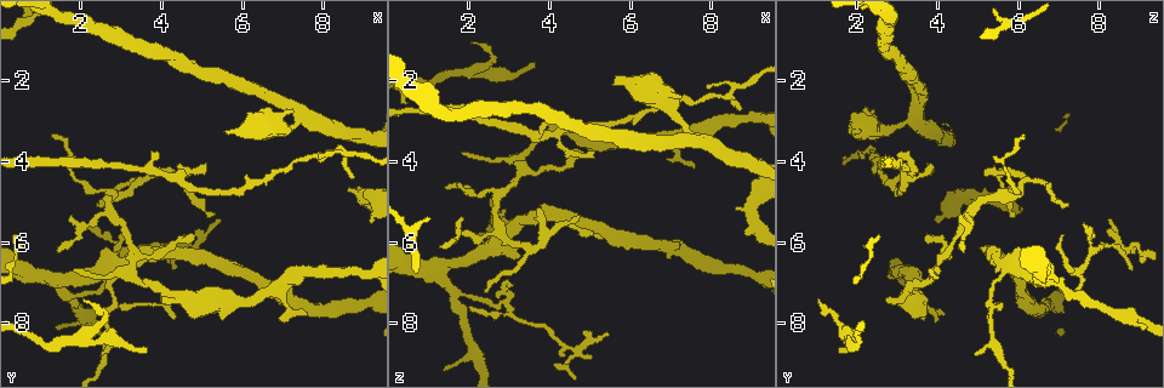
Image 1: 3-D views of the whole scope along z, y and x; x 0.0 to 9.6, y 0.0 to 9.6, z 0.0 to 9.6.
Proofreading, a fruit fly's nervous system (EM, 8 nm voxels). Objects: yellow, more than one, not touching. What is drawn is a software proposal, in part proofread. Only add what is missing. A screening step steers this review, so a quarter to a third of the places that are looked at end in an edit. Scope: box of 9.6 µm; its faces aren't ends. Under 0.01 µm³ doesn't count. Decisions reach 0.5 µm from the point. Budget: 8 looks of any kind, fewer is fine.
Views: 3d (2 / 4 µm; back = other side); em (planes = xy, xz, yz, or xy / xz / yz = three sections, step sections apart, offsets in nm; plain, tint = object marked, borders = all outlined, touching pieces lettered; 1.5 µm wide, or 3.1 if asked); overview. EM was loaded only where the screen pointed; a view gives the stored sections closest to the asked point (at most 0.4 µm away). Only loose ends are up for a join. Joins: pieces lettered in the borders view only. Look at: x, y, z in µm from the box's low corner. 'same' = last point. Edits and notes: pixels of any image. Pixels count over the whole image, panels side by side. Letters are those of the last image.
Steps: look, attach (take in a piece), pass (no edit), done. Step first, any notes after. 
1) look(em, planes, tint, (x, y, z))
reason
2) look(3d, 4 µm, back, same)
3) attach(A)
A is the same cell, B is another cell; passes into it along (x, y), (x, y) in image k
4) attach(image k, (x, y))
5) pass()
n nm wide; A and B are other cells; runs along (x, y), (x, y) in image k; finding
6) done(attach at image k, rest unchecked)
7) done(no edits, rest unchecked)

look(3d, 2 µm, (1.70, 5.30, 4.50))
branch stops here

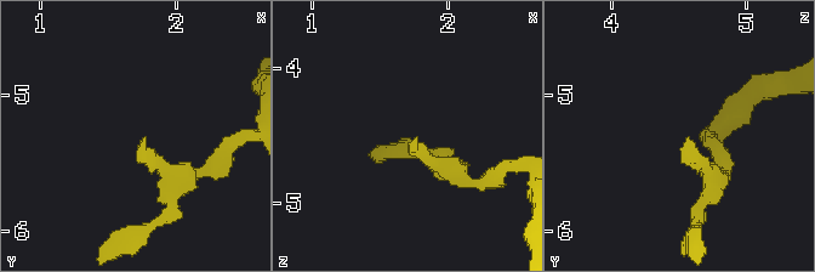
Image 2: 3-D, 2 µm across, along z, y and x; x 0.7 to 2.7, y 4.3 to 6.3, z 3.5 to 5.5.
look(em, planes, borders, (1.76, 5.34, 4.54))

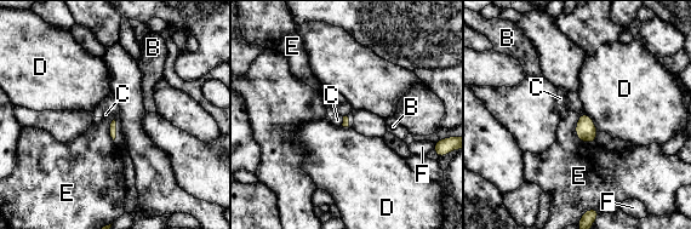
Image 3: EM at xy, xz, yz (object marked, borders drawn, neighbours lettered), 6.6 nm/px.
pass()
B, C, D, E and F are other cells; border along (578, 115), (576, 136), (593, 143) in image 3; no lettered piece goes on from it

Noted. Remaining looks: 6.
look(3d, 4 µm, (5.30, 5.35, 5.90))
thin end

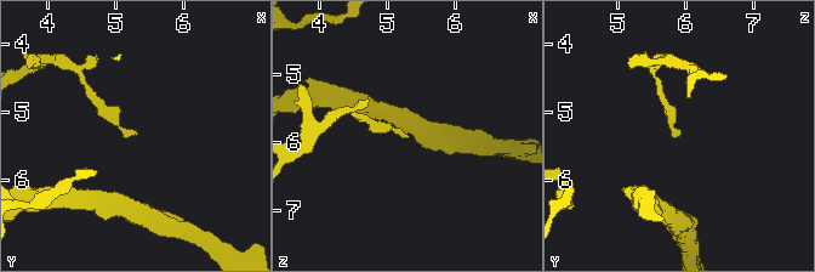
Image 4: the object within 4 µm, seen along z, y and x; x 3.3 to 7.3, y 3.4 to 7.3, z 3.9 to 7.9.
look(em, planes, borders, (5.30, 5.30, 5.90))
shape alone is not enough

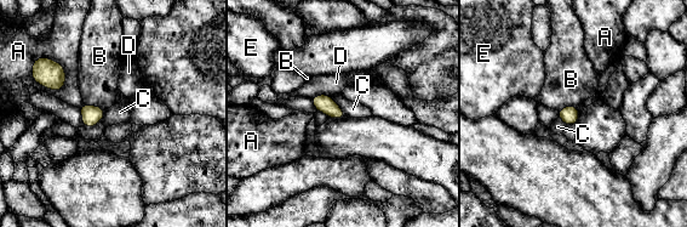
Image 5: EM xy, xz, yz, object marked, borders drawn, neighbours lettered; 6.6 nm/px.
pass()
A, B, C, D and E are other cells; no lettered piece goes on from it

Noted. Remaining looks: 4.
look(3d, 2 µm, back, (5.10, 4.00, 3.80))
branch stops here

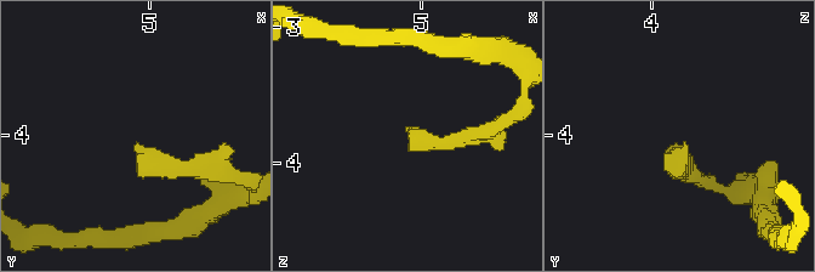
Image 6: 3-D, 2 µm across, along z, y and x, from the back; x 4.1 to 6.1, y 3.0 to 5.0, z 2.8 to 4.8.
look(em, planes, borders, (5.10, 4.08, 3.78))
now the EM

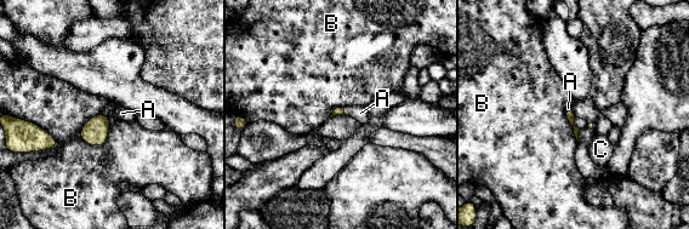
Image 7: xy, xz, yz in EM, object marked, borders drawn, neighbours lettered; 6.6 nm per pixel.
attach(A)
A is the same cell, B and C are other cells; it goes on there

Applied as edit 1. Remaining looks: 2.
done(attach at image 7, rest unchecked)

